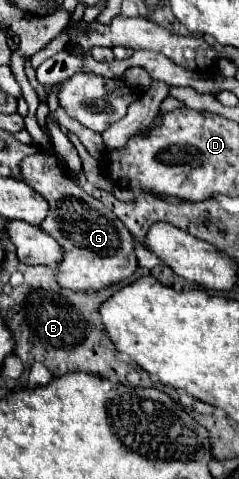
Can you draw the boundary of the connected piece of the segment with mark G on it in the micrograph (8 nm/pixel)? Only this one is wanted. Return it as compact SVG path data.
M34 154L22 162L22 180L42 194L48 204L48 216L40 224L44 232L54 236L64 250L58 268L58 284L70 290L104 290L134 274L138 268L132 234L126 226L94 196L86 194L64 170L60 160L52 154Z

